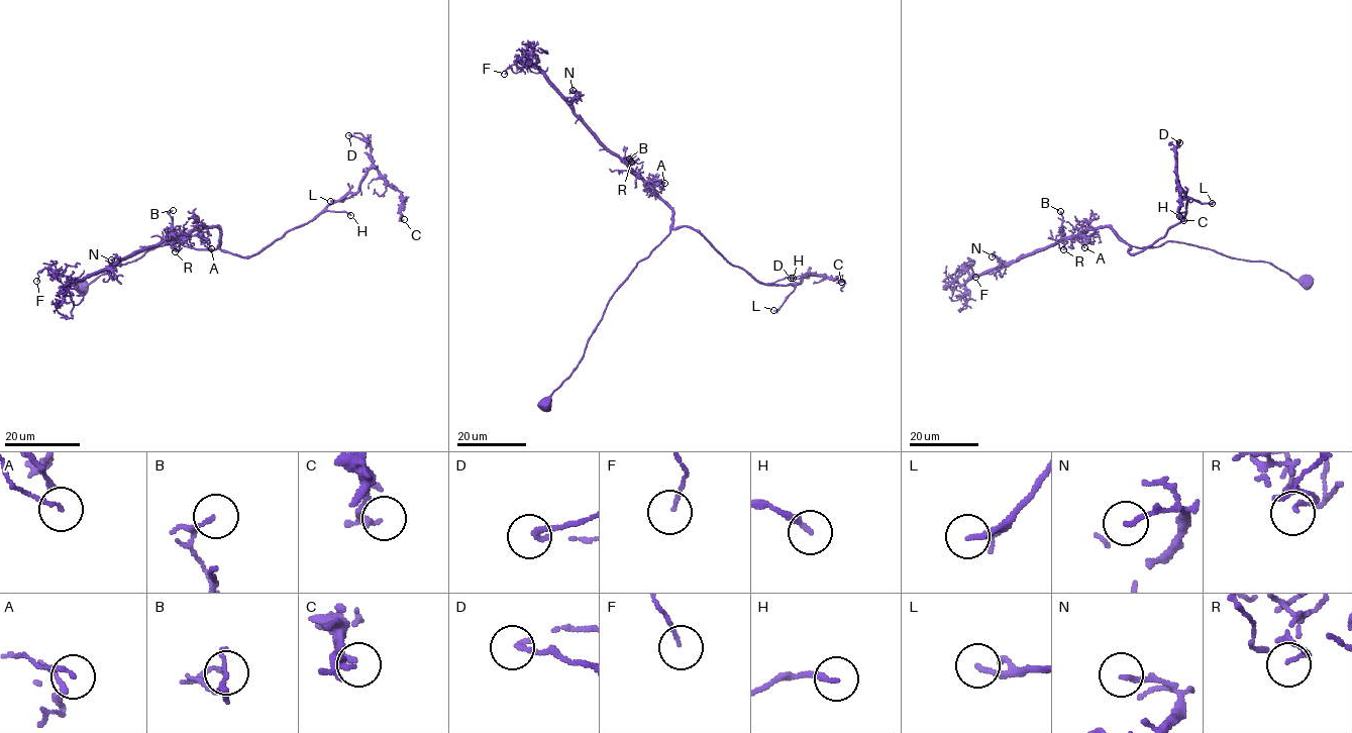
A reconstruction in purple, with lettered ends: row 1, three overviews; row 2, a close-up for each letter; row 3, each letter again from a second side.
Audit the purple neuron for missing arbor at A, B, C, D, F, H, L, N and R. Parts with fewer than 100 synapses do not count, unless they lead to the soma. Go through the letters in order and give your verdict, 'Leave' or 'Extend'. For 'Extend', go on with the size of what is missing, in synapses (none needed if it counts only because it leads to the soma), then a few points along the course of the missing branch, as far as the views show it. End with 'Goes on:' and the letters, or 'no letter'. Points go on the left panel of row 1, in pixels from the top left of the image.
A: Leave
B: Leave
C: Leave
D: Leave
F: Leave
H: Leave
L: Leave
N: Leave
R: Leave
Goes on: no letter

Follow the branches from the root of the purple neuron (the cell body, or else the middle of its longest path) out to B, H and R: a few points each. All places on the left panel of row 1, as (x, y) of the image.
B: (83, 285), (115, 265), (135, 260), (165, 244), (217, 248), (217, 227), (192, 228), (171, 237), (173, 210)
H: (83, 285), (165, 244), (251, 256), (322, 212), (350, 215)
R: (83, 285), (165, 244), (215, 249), (219, 230), (192, 228), (172, 240), (175, 251)

